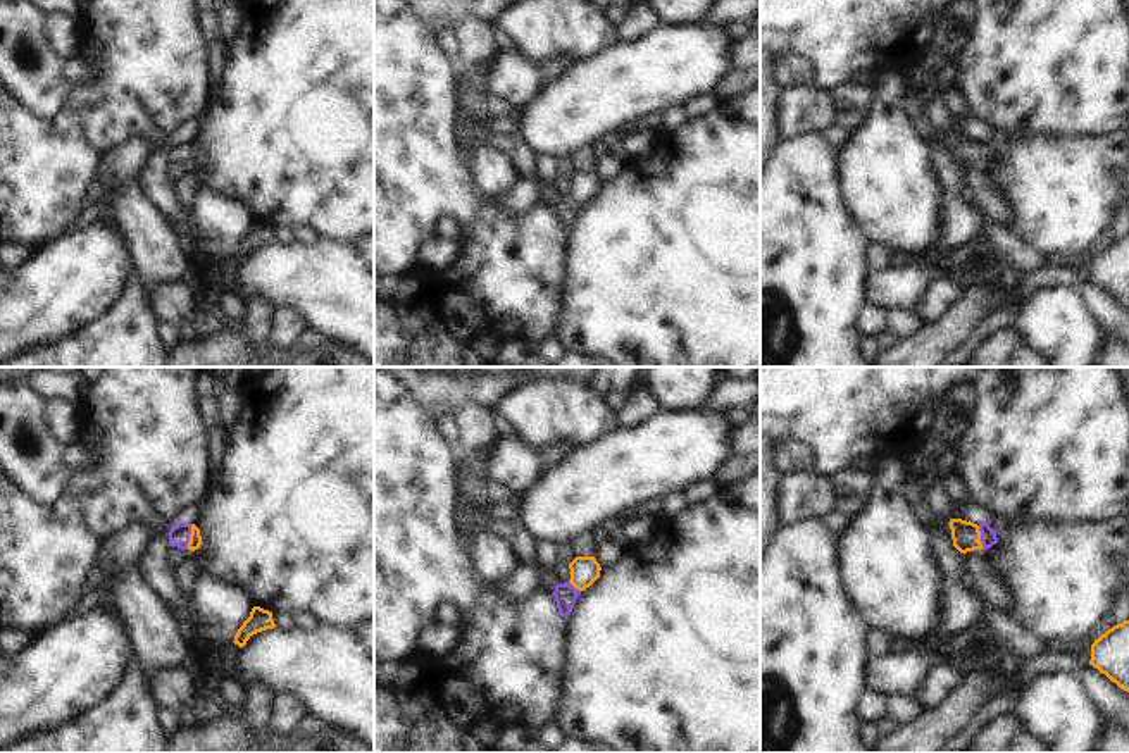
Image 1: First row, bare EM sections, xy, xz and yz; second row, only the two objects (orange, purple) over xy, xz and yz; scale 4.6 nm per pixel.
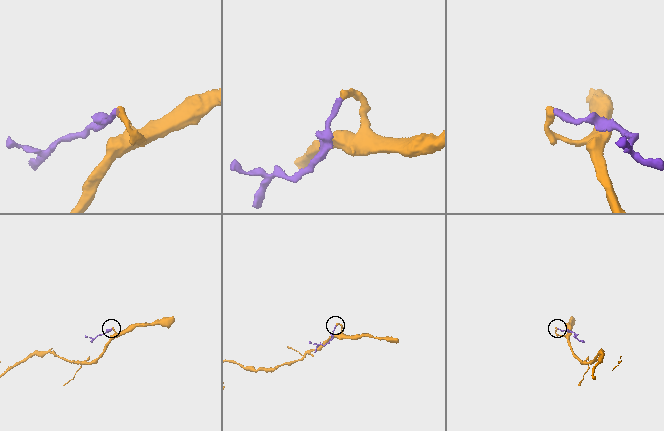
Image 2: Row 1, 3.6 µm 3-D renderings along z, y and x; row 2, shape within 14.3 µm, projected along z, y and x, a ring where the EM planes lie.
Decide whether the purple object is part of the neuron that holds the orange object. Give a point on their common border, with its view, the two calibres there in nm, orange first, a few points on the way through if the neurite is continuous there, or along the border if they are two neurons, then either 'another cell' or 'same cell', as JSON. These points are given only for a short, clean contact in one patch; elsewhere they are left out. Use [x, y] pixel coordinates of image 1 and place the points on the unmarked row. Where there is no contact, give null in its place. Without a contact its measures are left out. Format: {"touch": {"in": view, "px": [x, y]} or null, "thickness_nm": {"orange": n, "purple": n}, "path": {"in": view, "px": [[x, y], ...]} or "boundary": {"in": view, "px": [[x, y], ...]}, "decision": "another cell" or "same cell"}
{"touch": {"in": "xy", "px": [190, 150]}, "thickness_nm": {"orange": 60, "purple": 100}, "path": {"in": "xy", "px": [[195, 154], [190, 150], [180, 149]]}, "decision": "same cell"}

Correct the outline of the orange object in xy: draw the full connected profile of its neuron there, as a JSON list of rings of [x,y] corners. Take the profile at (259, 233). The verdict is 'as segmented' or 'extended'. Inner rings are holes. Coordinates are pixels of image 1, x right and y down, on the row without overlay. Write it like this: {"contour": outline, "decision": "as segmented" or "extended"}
{"contour": [[[253,221],[250,226],[250,231],[238,243],[233,257],[243,262],[253,248],[262,246],[265,243],[274,243],[274,241],[276,238],[272,234],[272,226],[264,224],[260,221]]], "decision": "as segmented"}

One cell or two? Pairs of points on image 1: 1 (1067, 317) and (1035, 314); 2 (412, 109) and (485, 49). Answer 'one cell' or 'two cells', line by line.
1: one cell
2: two cells

